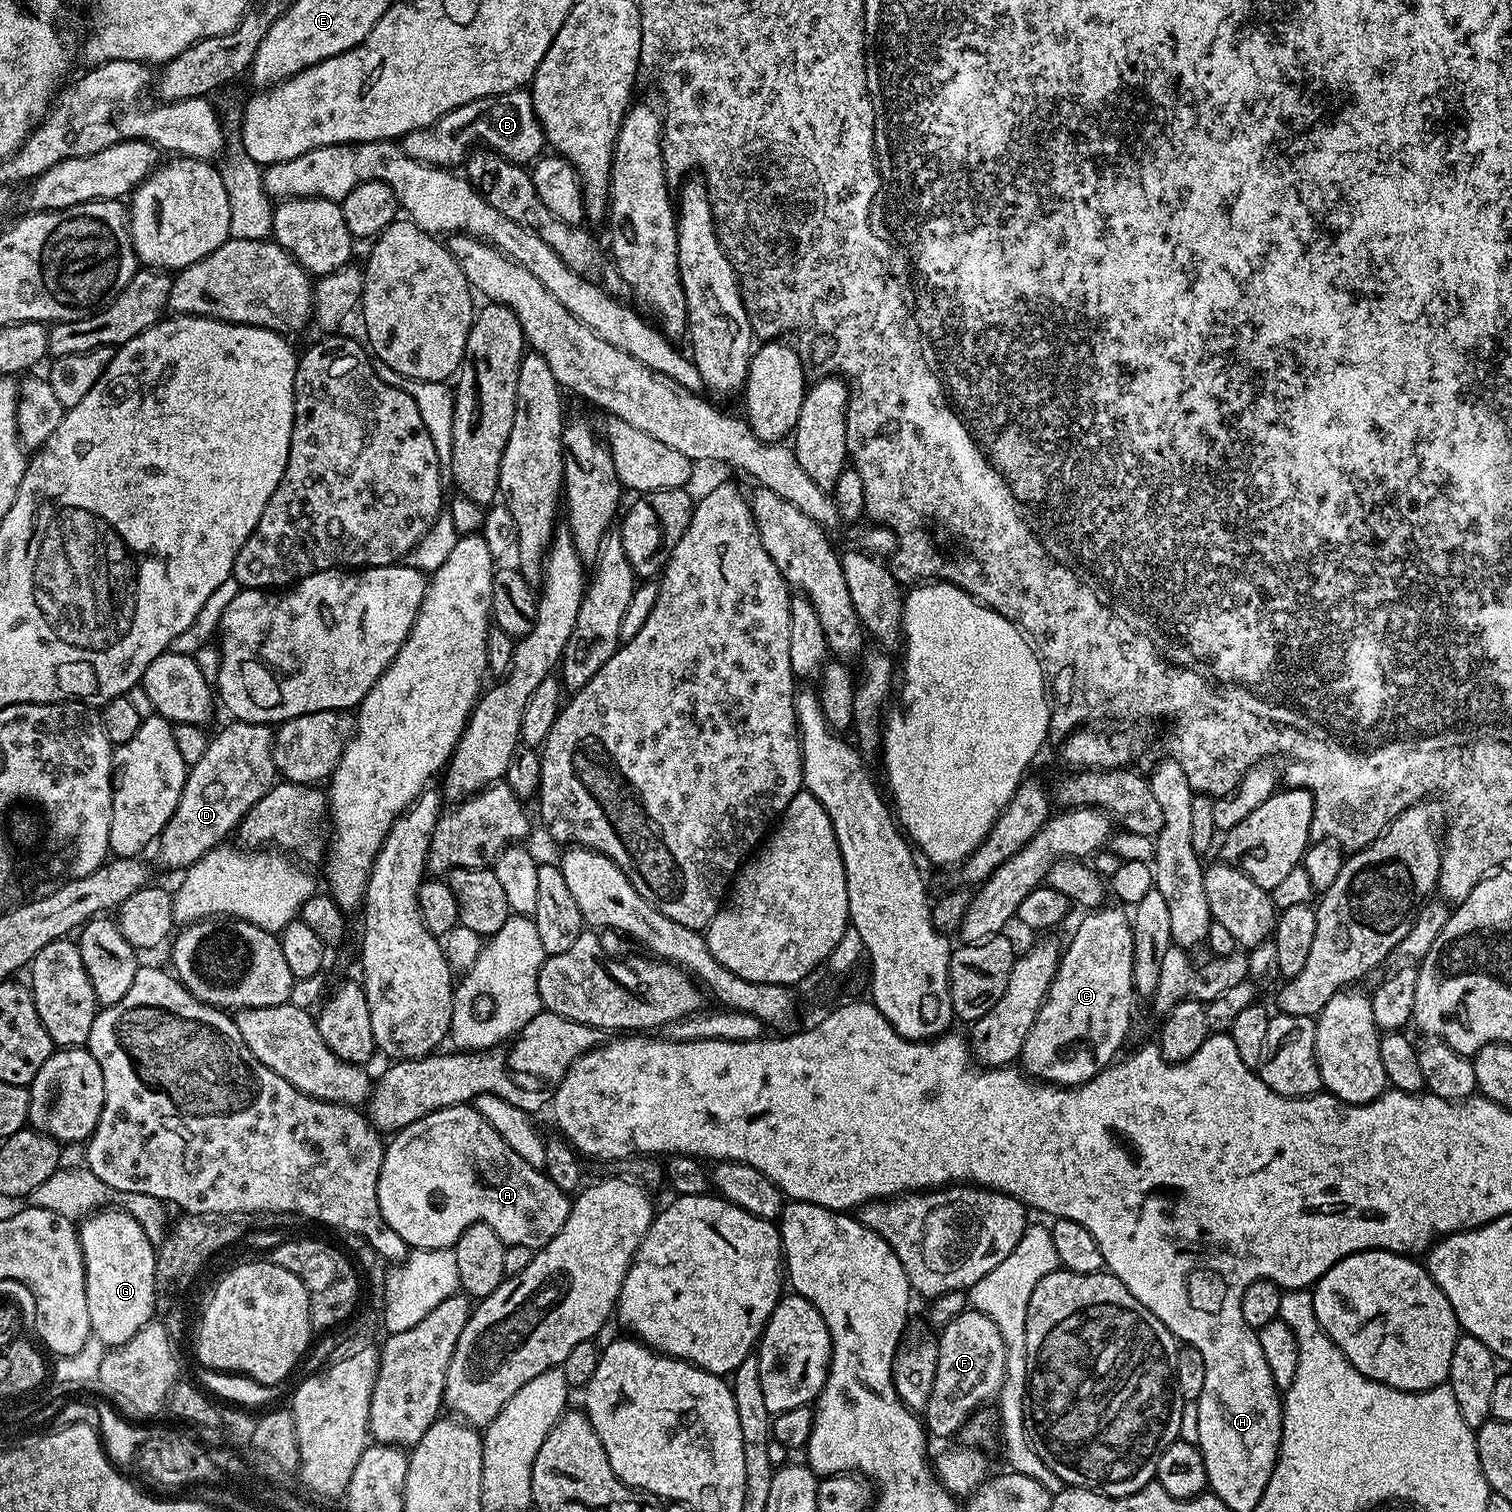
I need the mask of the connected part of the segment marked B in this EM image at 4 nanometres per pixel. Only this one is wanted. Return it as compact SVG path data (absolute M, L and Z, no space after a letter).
M515 88L513 92L466 102L430 126L410 130L402 137L402 147L407 156L433 168L449 170L455 169L455 164L463 165L477 146L487 146L507 160L515 160L522 165L535 161L545 151L544 131L536 117L531 91Z

